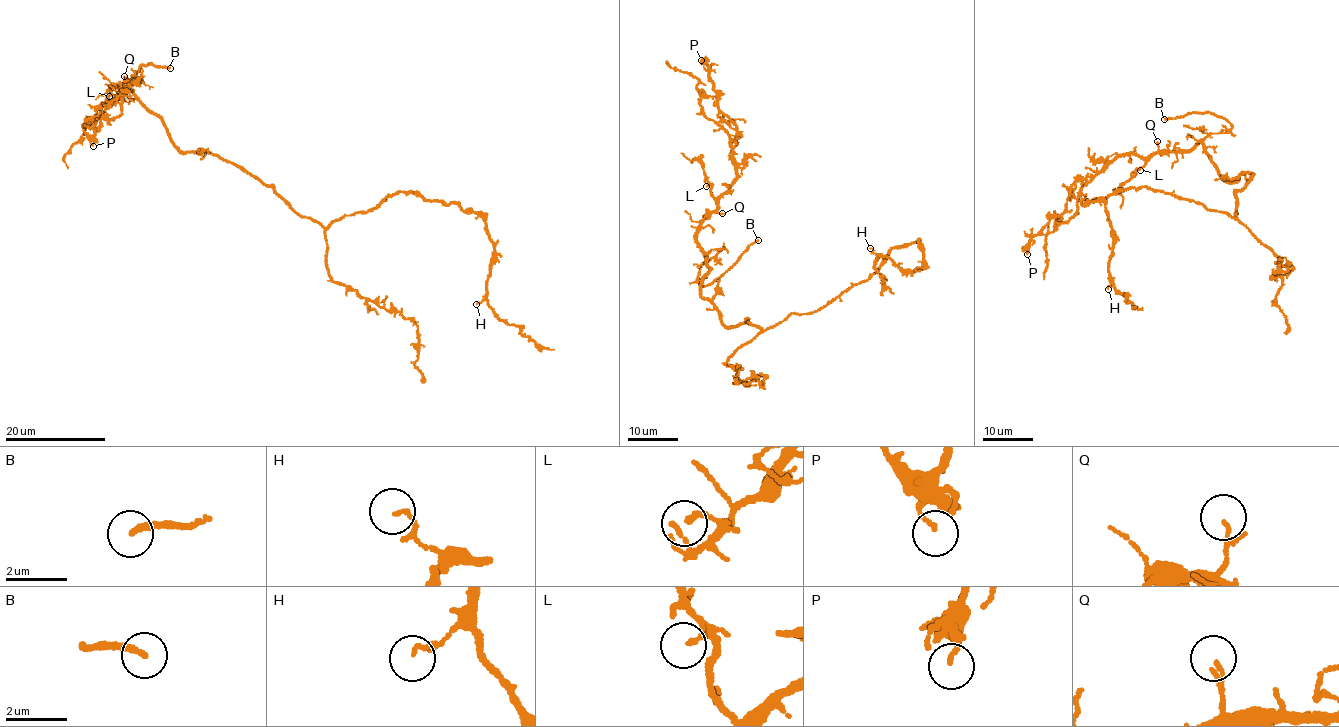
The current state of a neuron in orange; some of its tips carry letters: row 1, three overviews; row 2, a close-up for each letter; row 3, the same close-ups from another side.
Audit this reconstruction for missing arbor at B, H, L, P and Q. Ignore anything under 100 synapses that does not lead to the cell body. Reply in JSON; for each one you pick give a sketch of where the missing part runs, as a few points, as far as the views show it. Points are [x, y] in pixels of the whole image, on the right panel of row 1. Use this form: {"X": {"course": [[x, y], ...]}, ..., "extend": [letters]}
{"B": {"course": [[1164, 119], [1152, 125], [1154, 133]]}, "extend": ["B"]}

